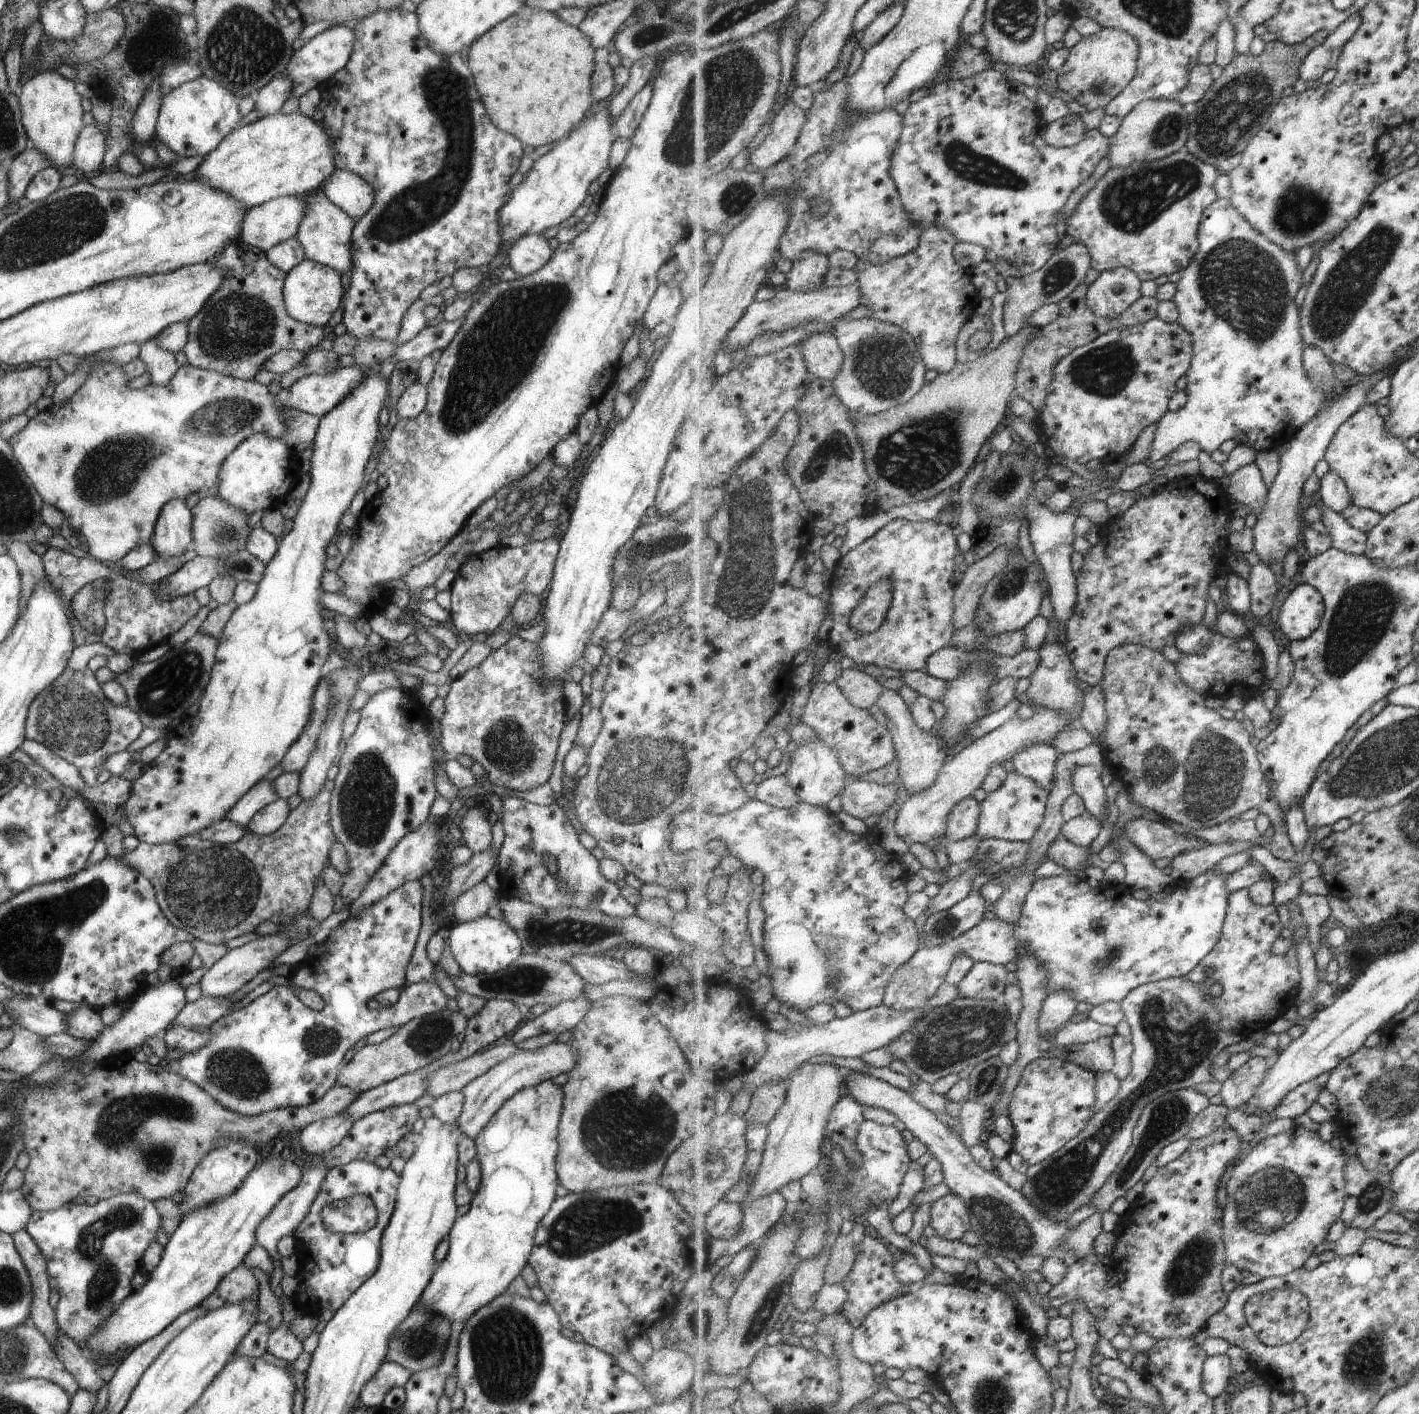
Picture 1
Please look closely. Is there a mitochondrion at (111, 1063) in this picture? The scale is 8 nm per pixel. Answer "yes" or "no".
no

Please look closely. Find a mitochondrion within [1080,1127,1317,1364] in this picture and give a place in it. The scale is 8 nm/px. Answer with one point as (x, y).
(1266, 1201)

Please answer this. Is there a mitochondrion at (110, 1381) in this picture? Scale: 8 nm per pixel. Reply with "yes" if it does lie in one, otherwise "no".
no

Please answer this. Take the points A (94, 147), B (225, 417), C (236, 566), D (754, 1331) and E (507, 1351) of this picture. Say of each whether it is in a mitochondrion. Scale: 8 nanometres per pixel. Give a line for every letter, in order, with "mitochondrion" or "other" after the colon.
A: other
B: mitochondrion
C: mitochondrion
D: mitochondrion
E: mitochondrion

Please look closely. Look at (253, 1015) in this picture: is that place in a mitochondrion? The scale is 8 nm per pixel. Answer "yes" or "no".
no

